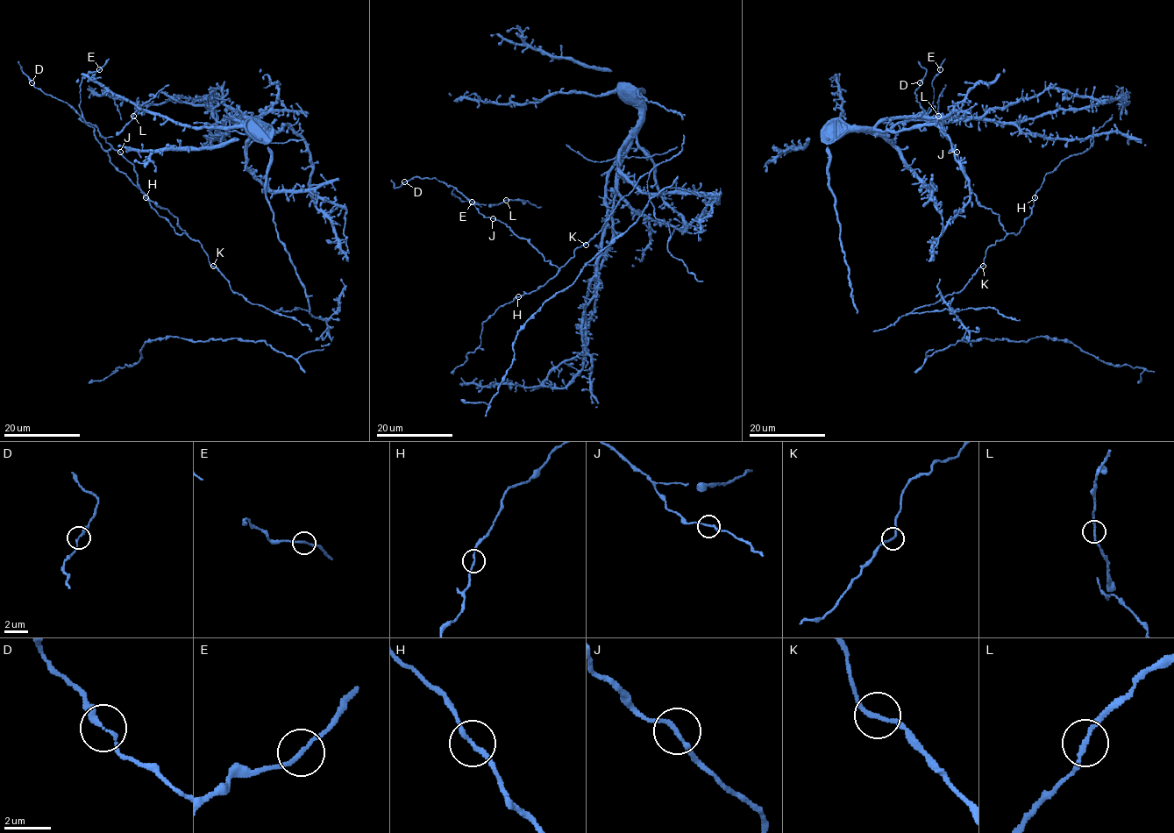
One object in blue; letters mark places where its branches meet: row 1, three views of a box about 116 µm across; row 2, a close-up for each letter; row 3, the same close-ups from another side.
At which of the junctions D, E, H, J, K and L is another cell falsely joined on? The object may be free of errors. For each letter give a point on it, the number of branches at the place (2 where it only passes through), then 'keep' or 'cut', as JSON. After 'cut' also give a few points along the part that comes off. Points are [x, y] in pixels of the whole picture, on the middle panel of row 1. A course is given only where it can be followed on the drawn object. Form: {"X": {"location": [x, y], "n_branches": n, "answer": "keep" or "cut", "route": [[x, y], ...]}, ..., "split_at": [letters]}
{"D": {"location": [404, 181], "n_branches": 2, "answer": "keep"}, "E": {"location": [472, 202], "n_branches": 2, "answer": "keep"}, "H": {"location": [518, 296], "n_branches": 2, "answer": "keep"}, "J": {"location": [493, 218], "n_branches": 2, "answer": "keep"}, "K": {"location": [586, 245], "n_branches": 2, "answer": "keep"}, "L": {"location": [506, 200], "n_branches": 2, "answer": "keep"}, "split_at": []}

